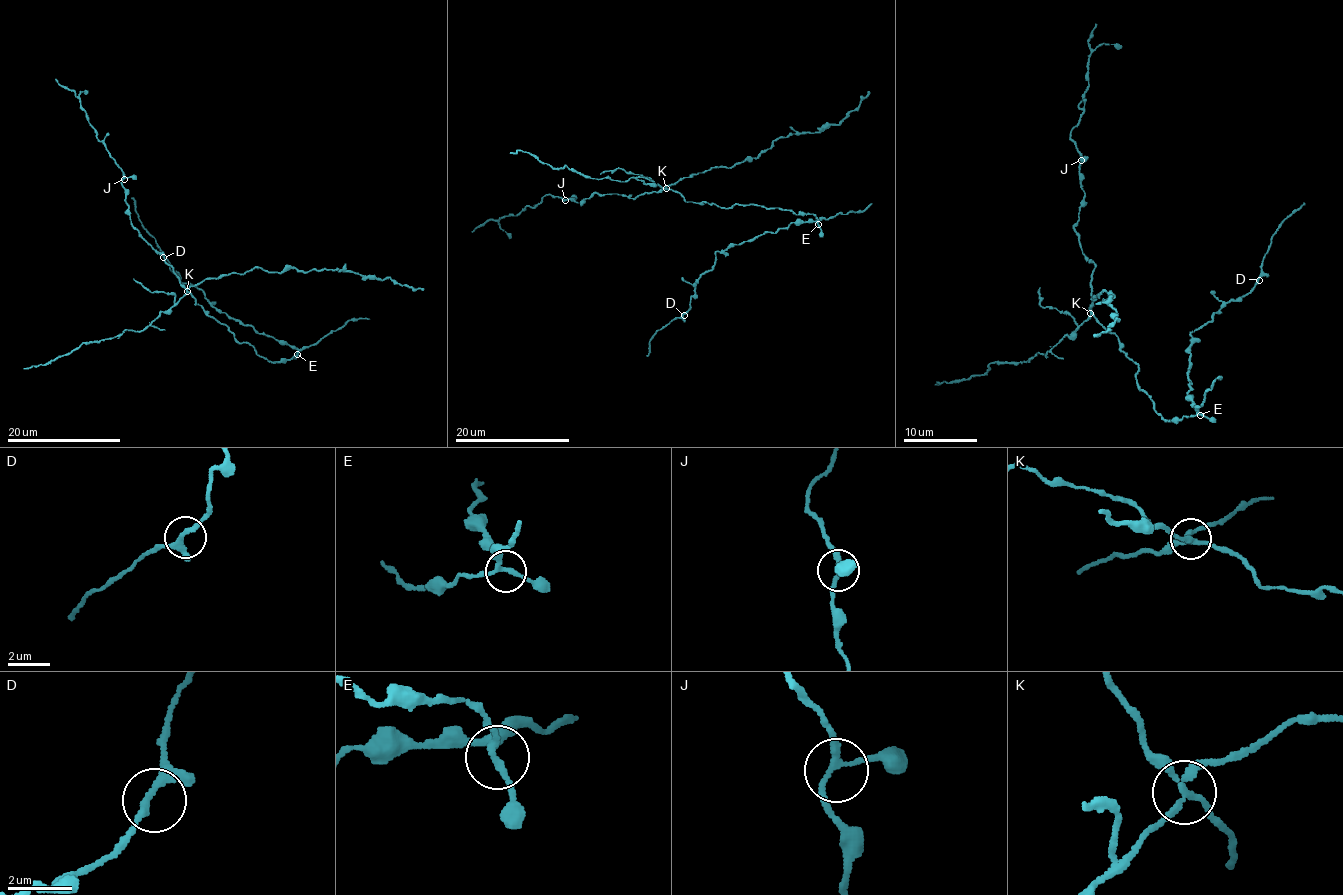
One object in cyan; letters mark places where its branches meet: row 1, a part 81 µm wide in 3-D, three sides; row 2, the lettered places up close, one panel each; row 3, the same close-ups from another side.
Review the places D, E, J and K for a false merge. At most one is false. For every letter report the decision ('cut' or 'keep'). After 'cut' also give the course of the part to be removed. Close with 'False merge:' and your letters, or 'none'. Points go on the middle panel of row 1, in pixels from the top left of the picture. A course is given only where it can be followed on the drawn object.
D: keep
E: keep
J: keep
K: cut; course (667, 188), (693, 174), (718, 167), (730, 168), (757, 157), (780, 138), (818, 133), (840, 124), (869, 91)
False merge: K

